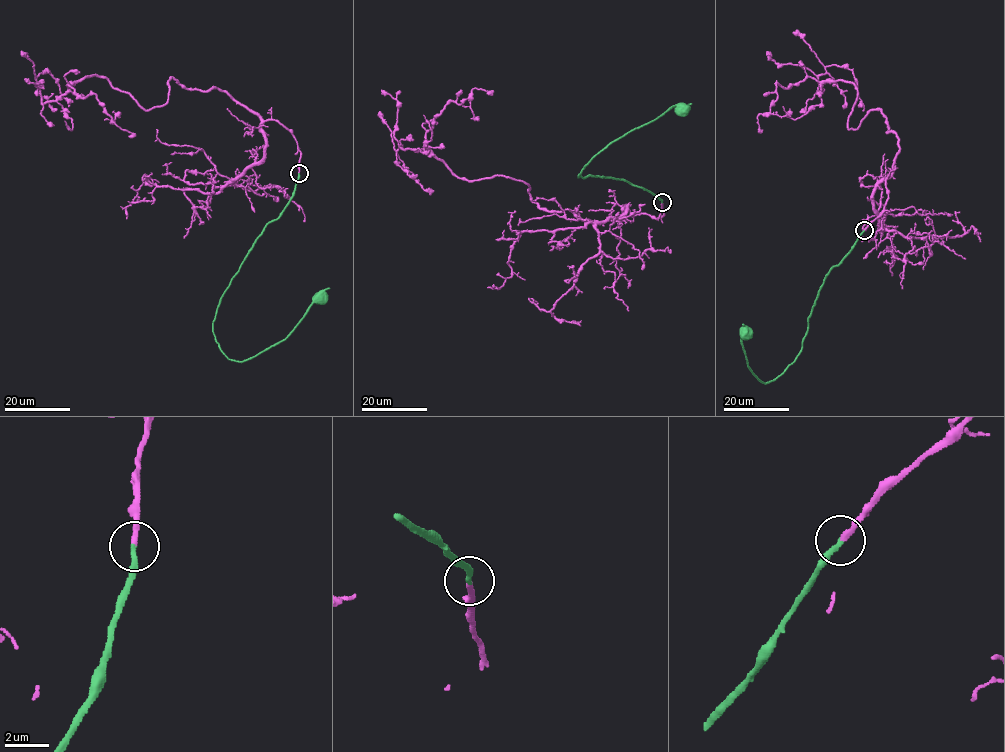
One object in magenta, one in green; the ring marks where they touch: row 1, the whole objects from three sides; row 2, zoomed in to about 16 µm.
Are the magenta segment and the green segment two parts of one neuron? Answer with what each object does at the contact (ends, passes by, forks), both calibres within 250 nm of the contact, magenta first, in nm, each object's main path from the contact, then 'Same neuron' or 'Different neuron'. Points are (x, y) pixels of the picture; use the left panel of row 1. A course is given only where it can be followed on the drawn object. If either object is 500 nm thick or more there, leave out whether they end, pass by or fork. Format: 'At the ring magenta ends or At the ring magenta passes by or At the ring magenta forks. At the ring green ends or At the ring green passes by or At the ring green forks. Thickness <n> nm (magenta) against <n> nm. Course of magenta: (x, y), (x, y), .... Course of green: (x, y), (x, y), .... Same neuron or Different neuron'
At the ring magenta ends. At the ring green ends. Thickness 240 nm (magenta) against 240 nm. Course of magenta: (298, 174), (294, 135), (215, 88), (172, 78), (145, 110), (95, 75), (42, 103), (39, 74), (68, 106). Course of green: (298, 174), (221, 299), (218, 347), (228, 358), (255, 357), (285, 338), (318, 298). Same neuron

